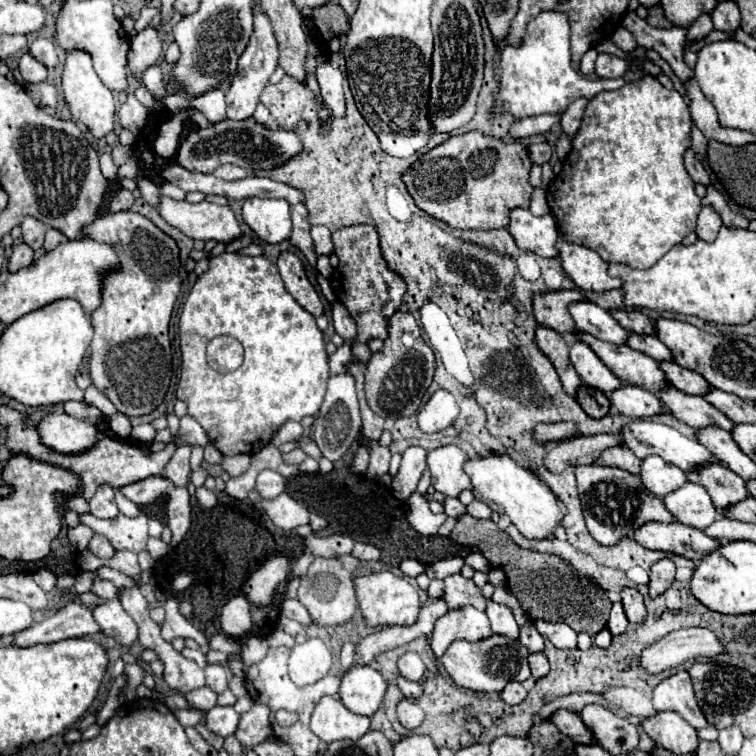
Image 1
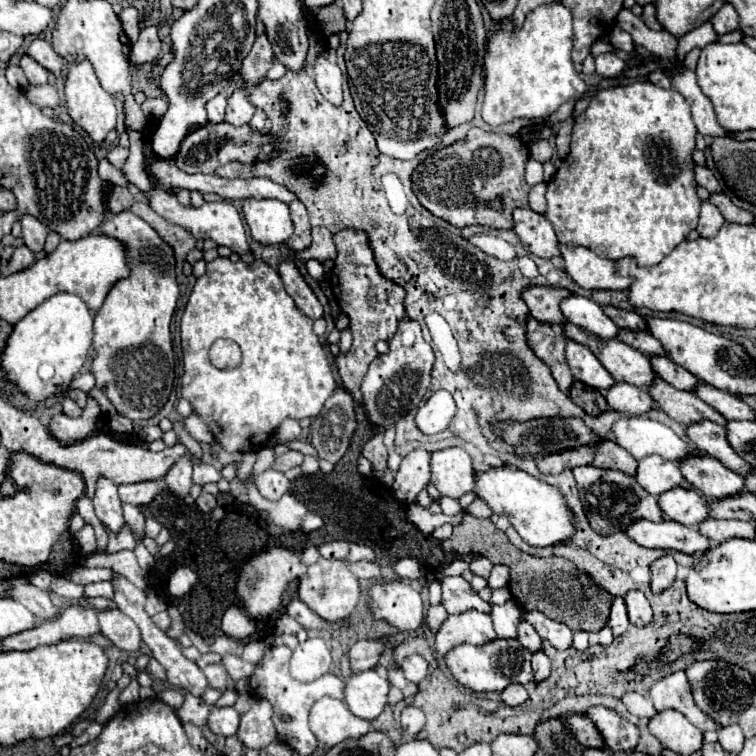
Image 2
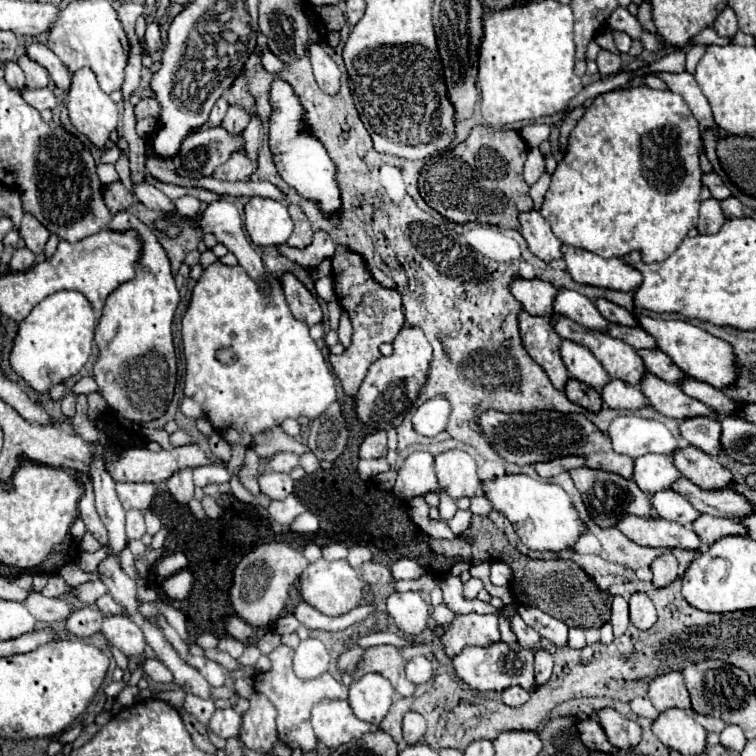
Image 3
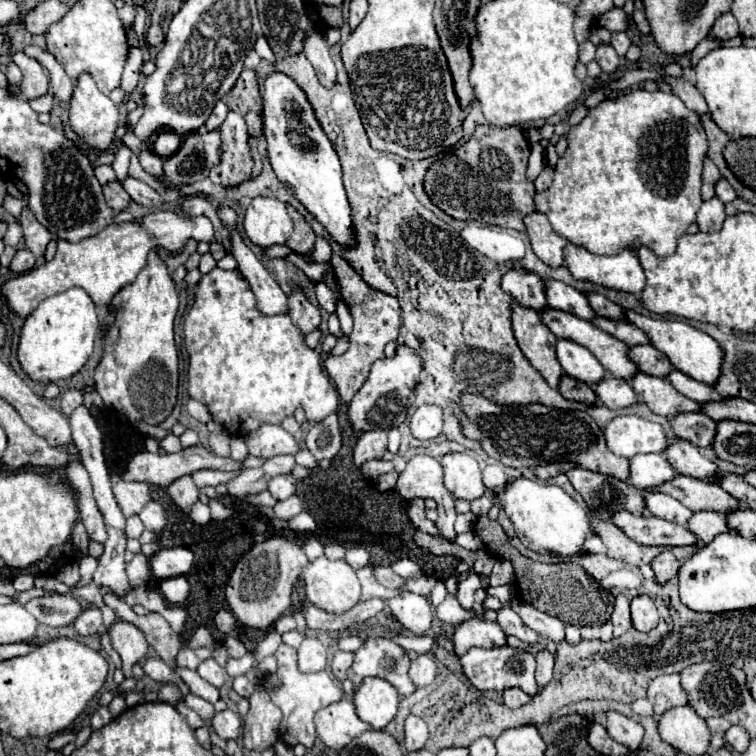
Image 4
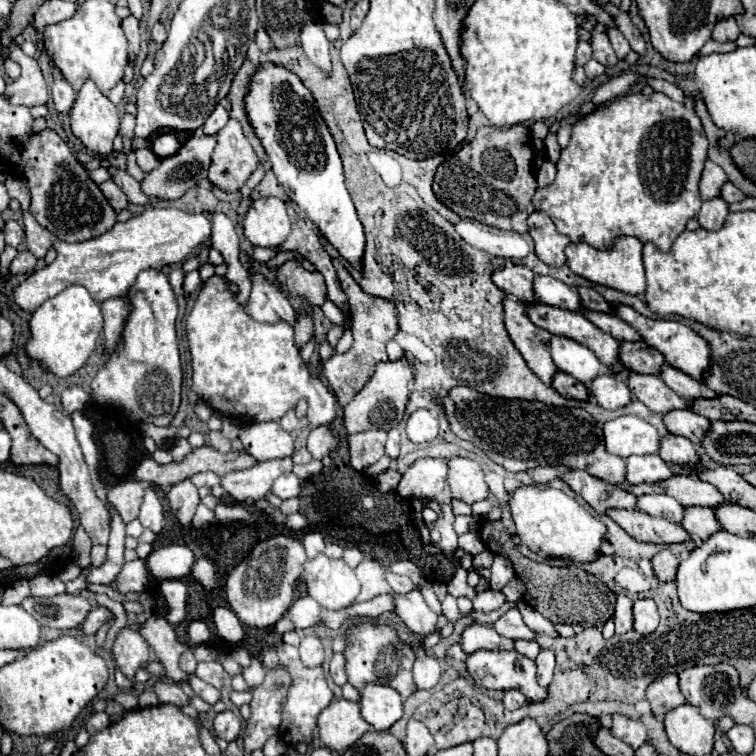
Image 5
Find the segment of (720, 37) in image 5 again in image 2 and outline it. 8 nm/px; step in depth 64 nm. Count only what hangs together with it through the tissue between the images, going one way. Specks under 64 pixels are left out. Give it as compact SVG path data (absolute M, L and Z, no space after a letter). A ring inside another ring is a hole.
M724 4L724 8L720 8L720 12L716 12L716 16L712 16L712 24L714 24L714 30L718 36L738 30L738 14L732 8L732 4Z

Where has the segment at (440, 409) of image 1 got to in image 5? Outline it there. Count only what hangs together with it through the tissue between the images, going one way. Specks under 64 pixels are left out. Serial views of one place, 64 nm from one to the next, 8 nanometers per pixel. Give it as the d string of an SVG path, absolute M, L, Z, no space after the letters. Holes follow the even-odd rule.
M416 410L410 414L406 434L414 444L428 444L438 436L438 420L428 410Z

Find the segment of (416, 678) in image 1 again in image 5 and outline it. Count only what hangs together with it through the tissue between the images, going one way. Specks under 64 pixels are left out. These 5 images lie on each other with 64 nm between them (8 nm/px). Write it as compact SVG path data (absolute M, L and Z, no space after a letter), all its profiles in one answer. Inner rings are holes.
M420 656L414 662L414 682L420 690L432 690L442 678L442 666L434 656Z

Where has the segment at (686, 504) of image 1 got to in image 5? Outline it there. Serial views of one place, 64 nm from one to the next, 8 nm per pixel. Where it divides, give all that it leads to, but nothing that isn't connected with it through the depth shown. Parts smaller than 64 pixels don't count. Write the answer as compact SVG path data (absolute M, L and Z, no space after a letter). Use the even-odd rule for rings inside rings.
M652 494L652 496L640 496L638 498L638 510L650 514L650 516L660 516L670 522L680 524L682 522L682 512L684 508L668 494Z

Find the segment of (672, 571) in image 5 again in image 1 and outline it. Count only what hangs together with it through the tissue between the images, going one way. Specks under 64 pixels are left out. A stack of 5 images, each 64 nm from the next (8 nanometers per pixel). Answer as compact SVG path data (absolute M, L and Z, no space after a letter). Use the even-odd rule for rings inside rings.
M662 558L658 560L652 570L650 570L650 596L656 598L660 596L662 592L666 592L670 588L670 584L674 582L674 576L676 576L676 566L670 558Z

